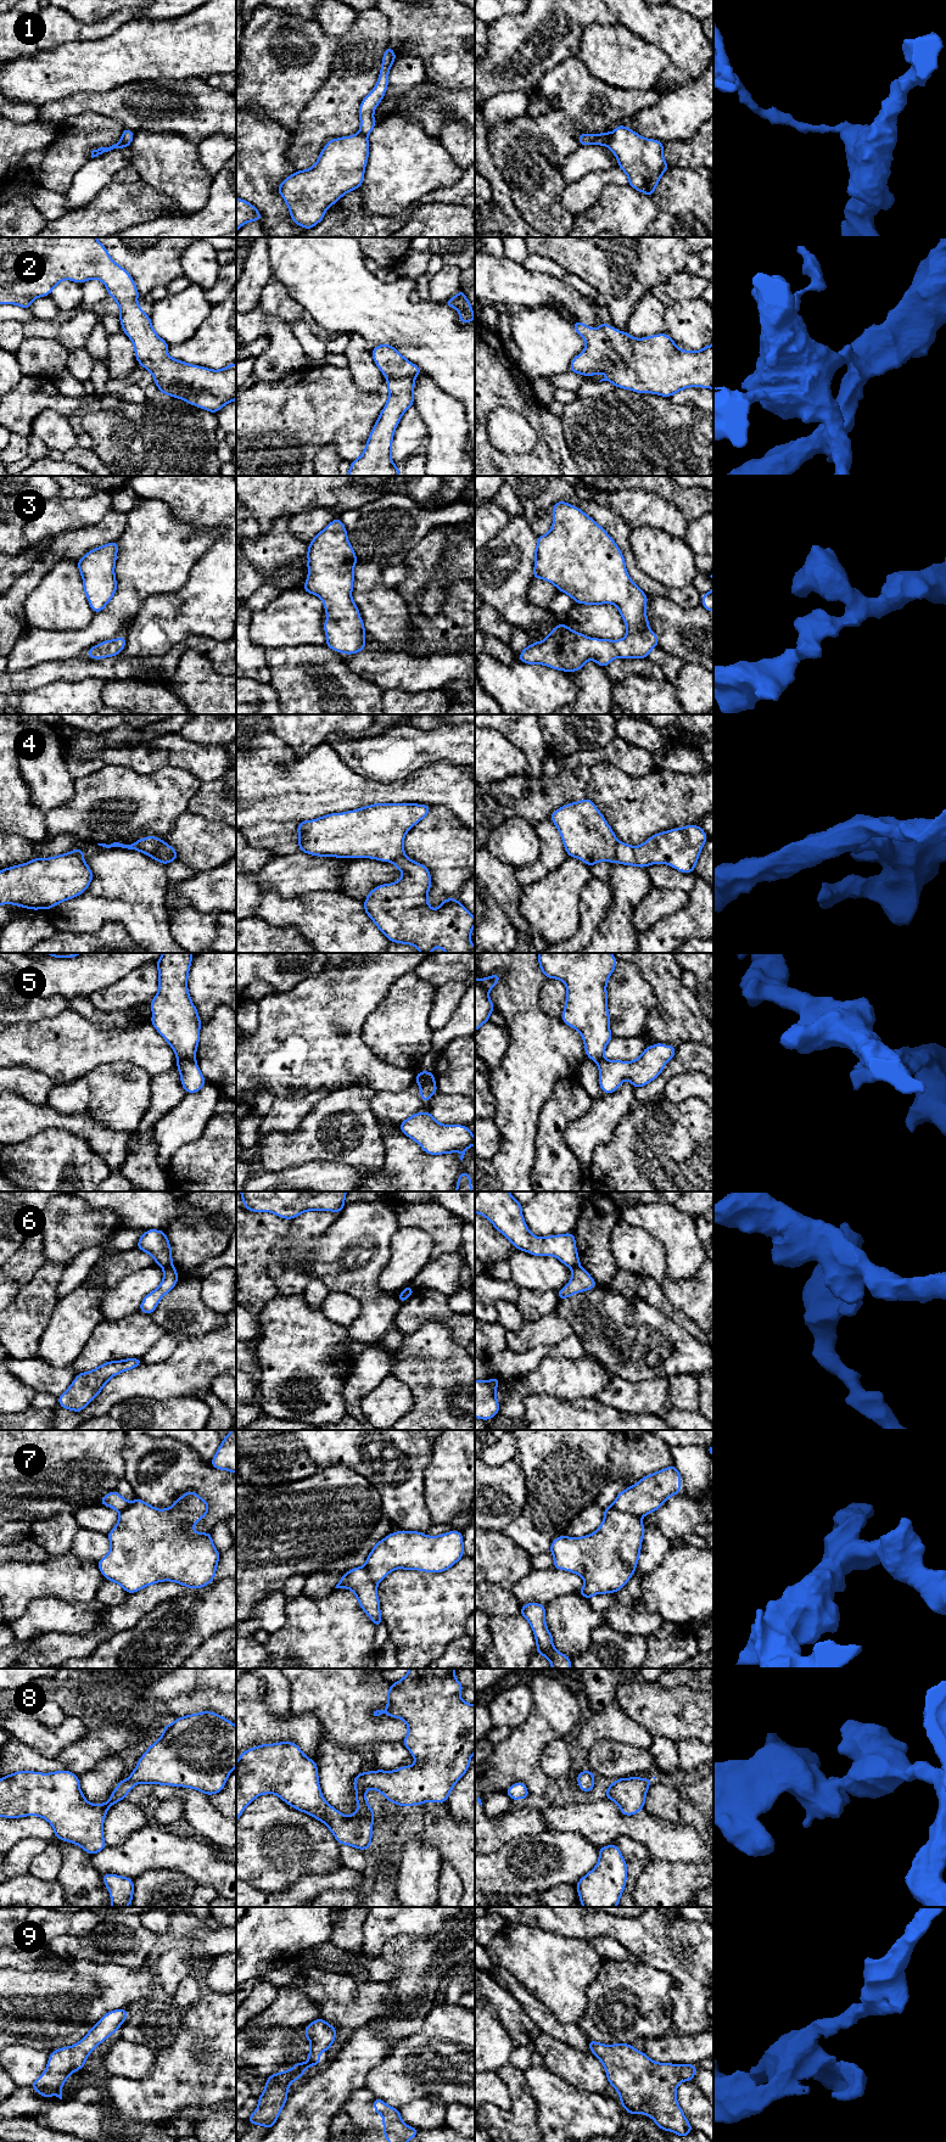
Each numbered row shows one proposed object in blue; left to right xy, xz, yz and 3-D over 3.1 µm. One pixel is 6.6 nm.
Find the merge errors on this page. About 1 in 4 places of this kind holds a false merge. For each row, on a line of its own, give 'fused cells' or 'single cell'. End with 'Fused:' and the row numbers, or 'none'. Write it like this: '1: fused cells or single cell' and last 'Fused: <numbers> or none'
1: fused cells
2: single cell
3: single cell
4: fused cells
5: fused cells
6: fused cells
7: fused cells
8: single cell
9: single cell
Fused: 1, 4, 5, 6, 7

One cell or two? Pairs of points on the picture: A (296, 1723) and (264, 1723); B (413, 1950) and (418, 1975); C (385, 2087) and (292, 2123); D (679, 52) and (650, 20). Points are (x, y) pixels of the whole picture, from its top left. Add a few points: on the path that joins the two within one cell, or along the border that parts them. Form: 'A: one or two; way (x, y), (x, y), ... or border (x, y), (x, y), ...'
A: one; way (289, 1723), (272, 1723)
B: one; way (413, 1956), (418, 1961), (418, 1969)
C: two; border (381, 2062), (368, 2073), (364, 2086)
D: one; way (672, 44), (656, 28)

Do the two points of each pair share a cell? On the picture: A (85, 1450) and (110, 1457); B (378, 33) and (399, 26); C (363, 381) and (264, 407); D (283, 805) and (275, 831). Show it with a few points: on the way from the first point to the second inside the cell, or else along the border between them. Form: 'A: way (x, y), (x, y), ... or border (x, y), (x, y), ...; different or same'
A: way (91, 1456), (104, 1457); same
B: border (381, 12), (388, 20), (390, 41); different
C: border (346, 368), (362, 391), (375, 391), (382, 385); different
D: border (300, 820), (259, 820), (250, 825); different

